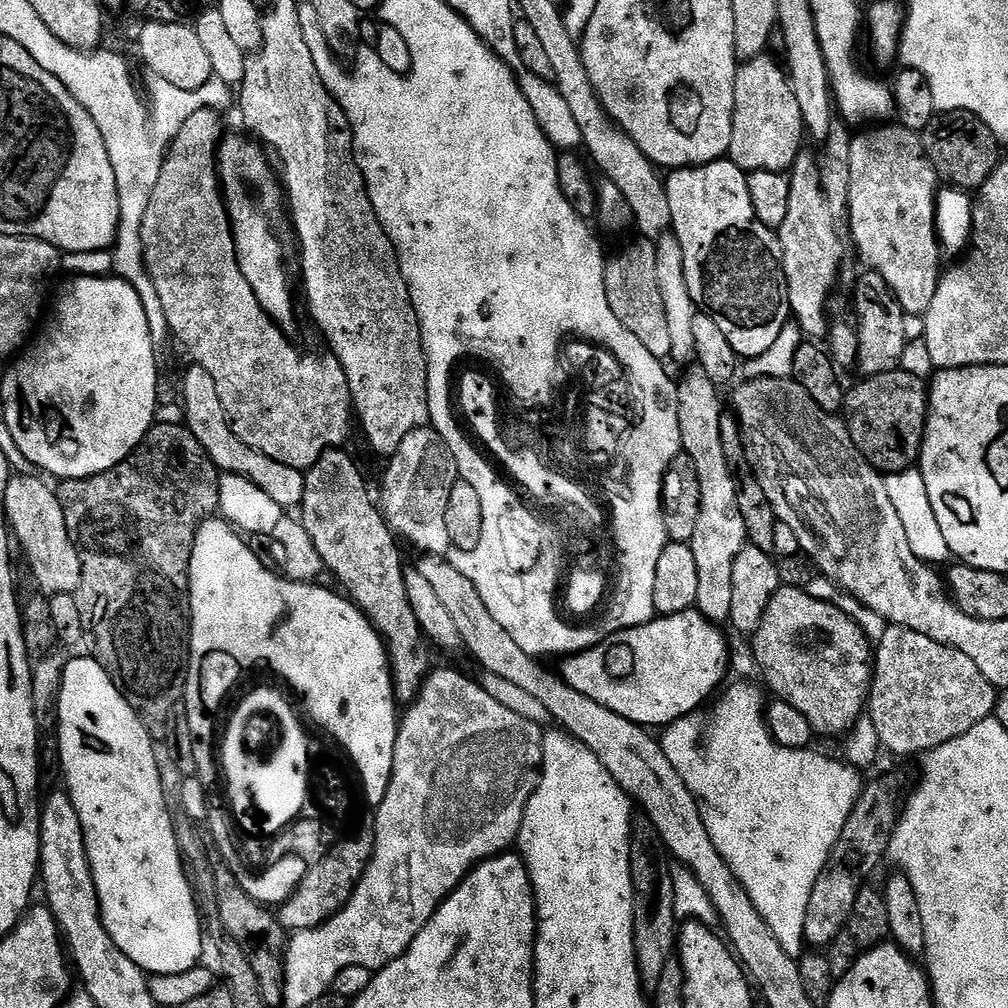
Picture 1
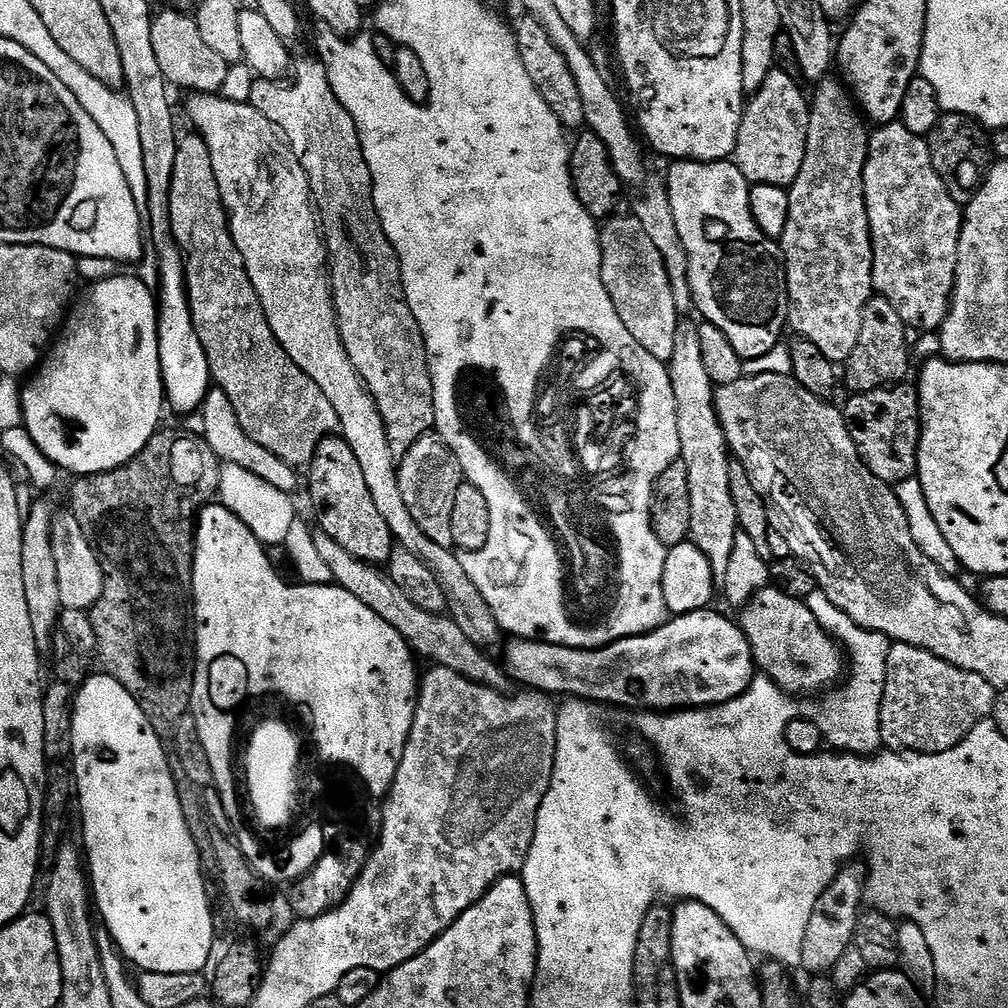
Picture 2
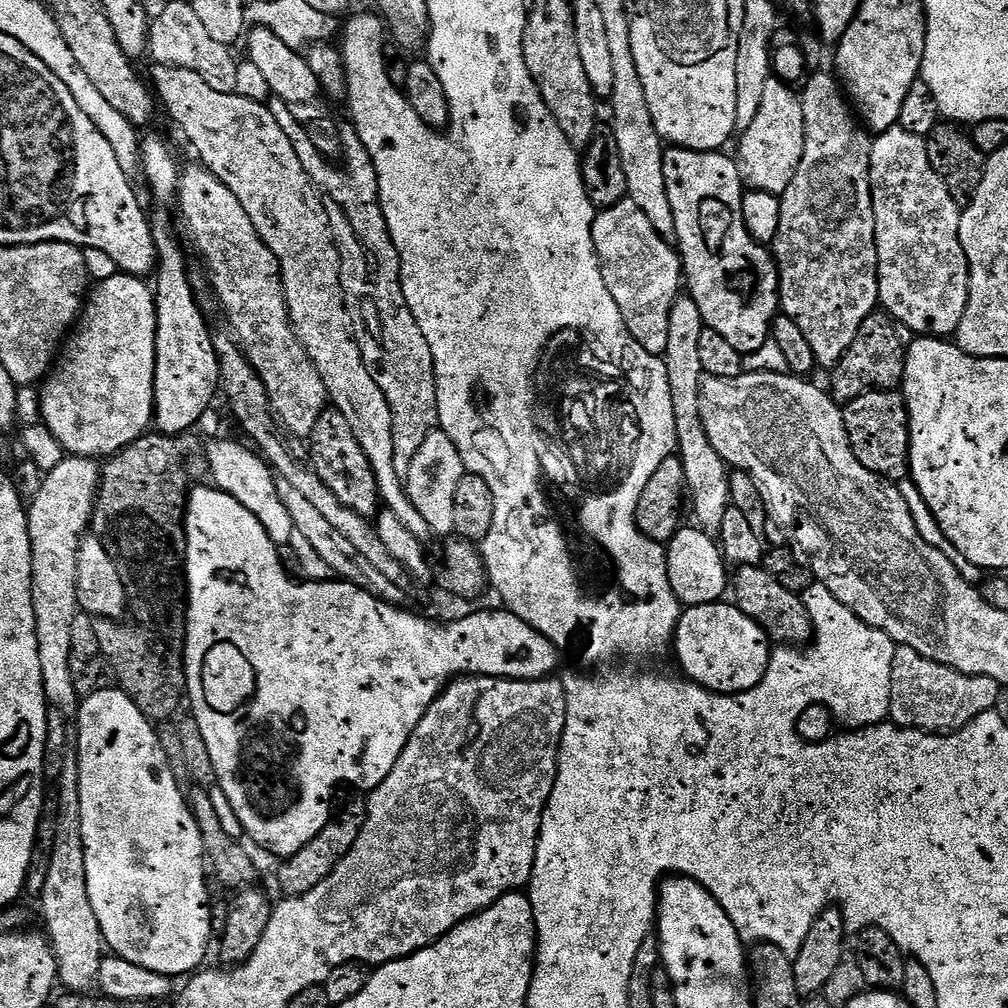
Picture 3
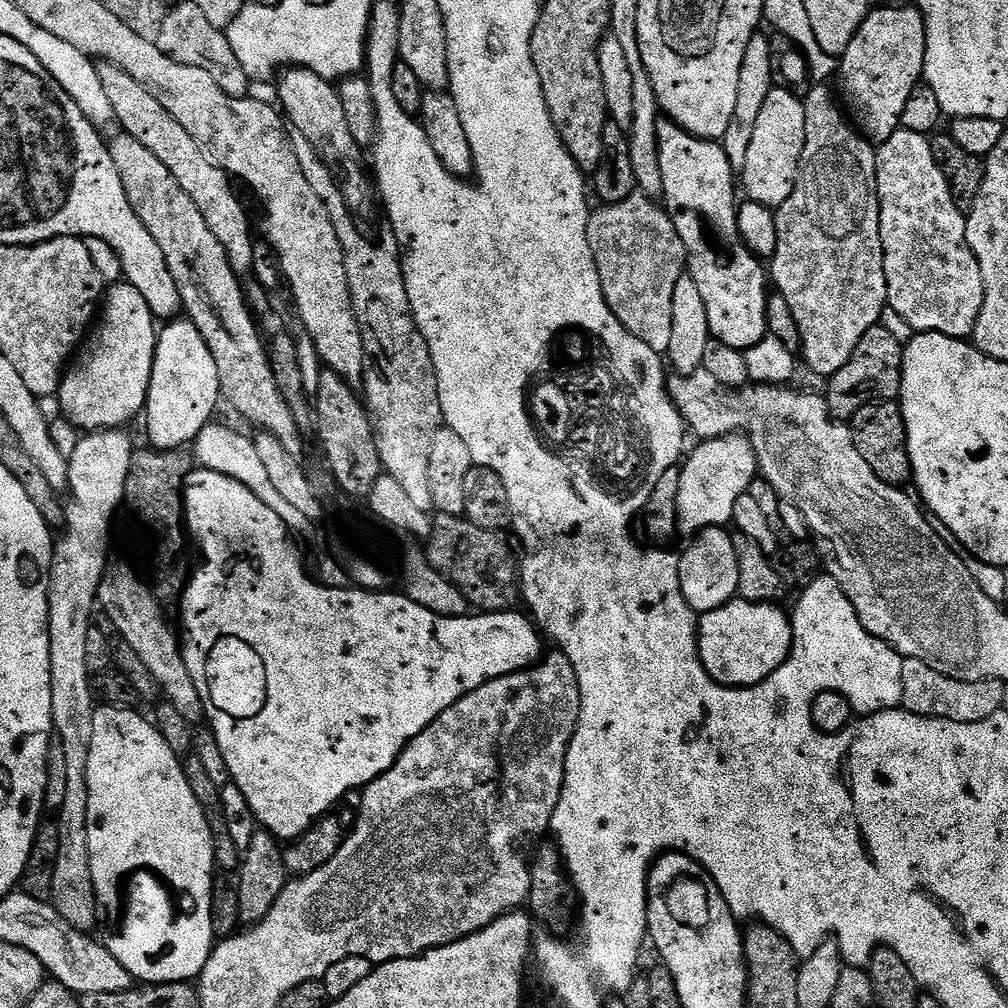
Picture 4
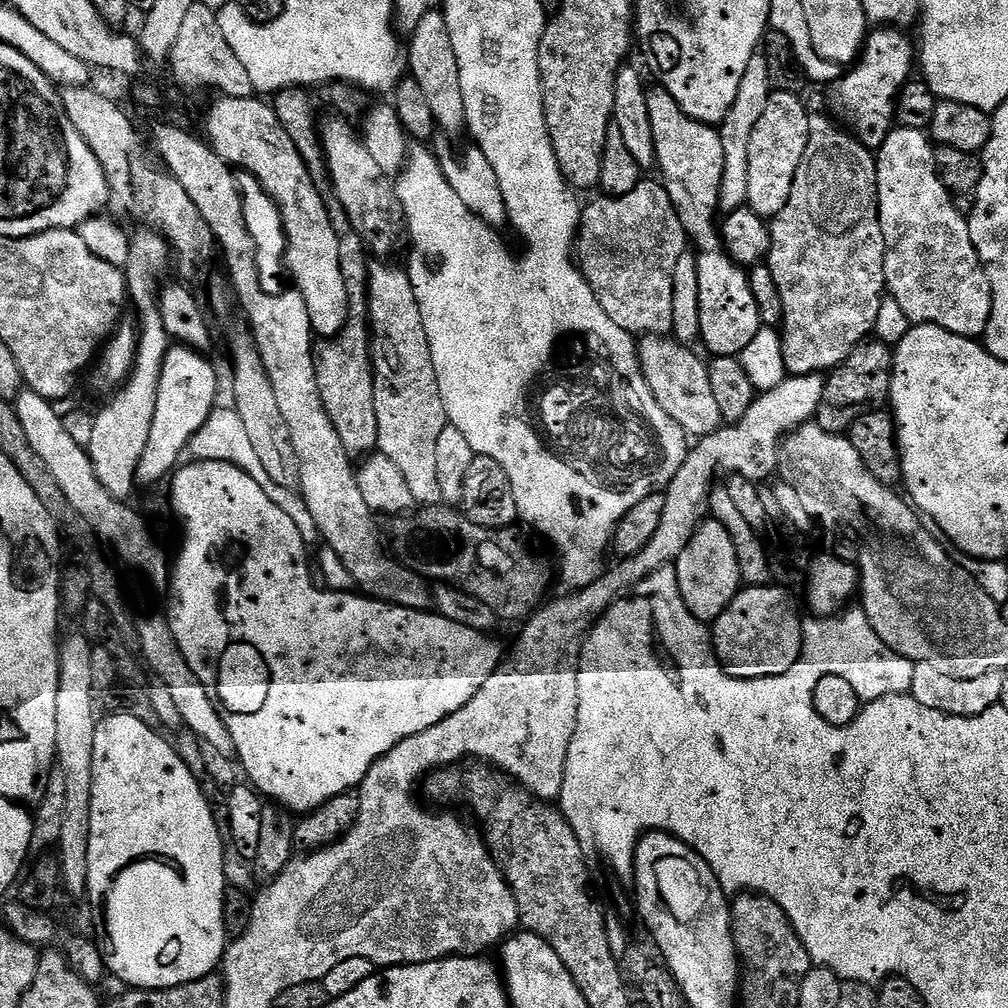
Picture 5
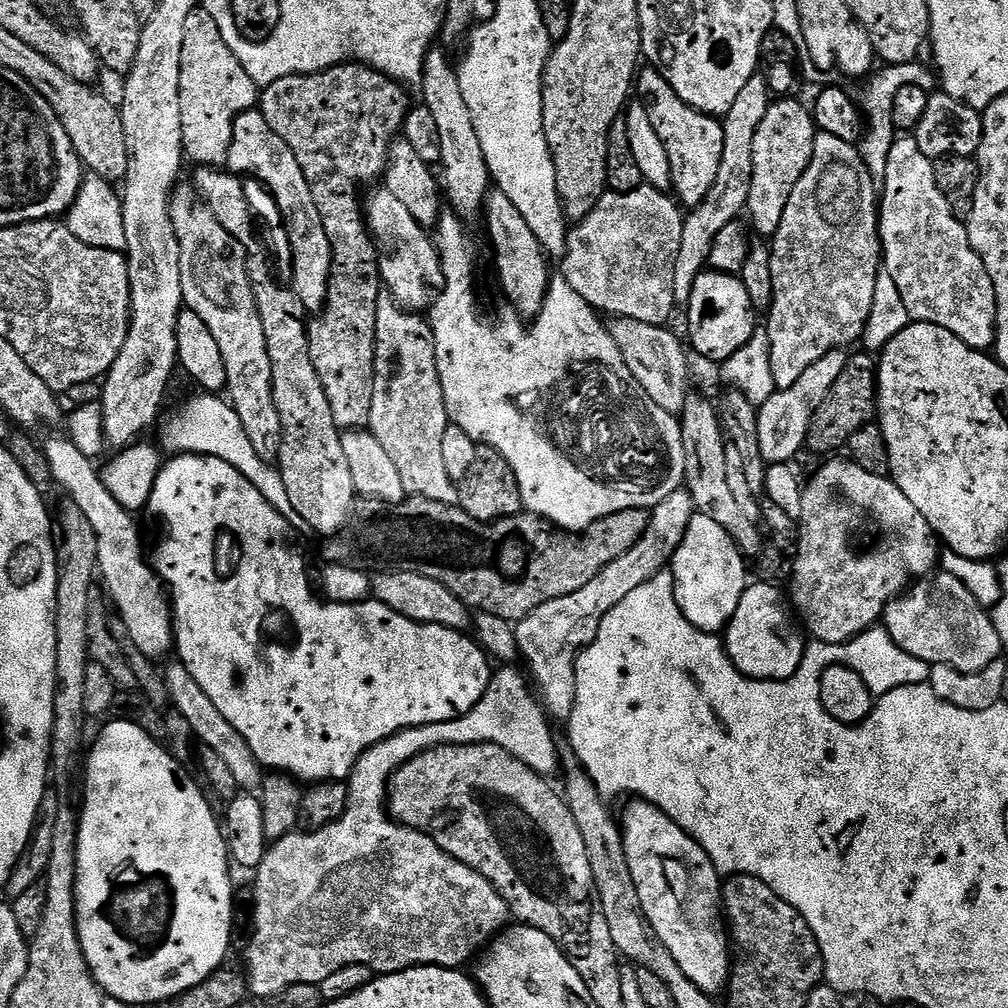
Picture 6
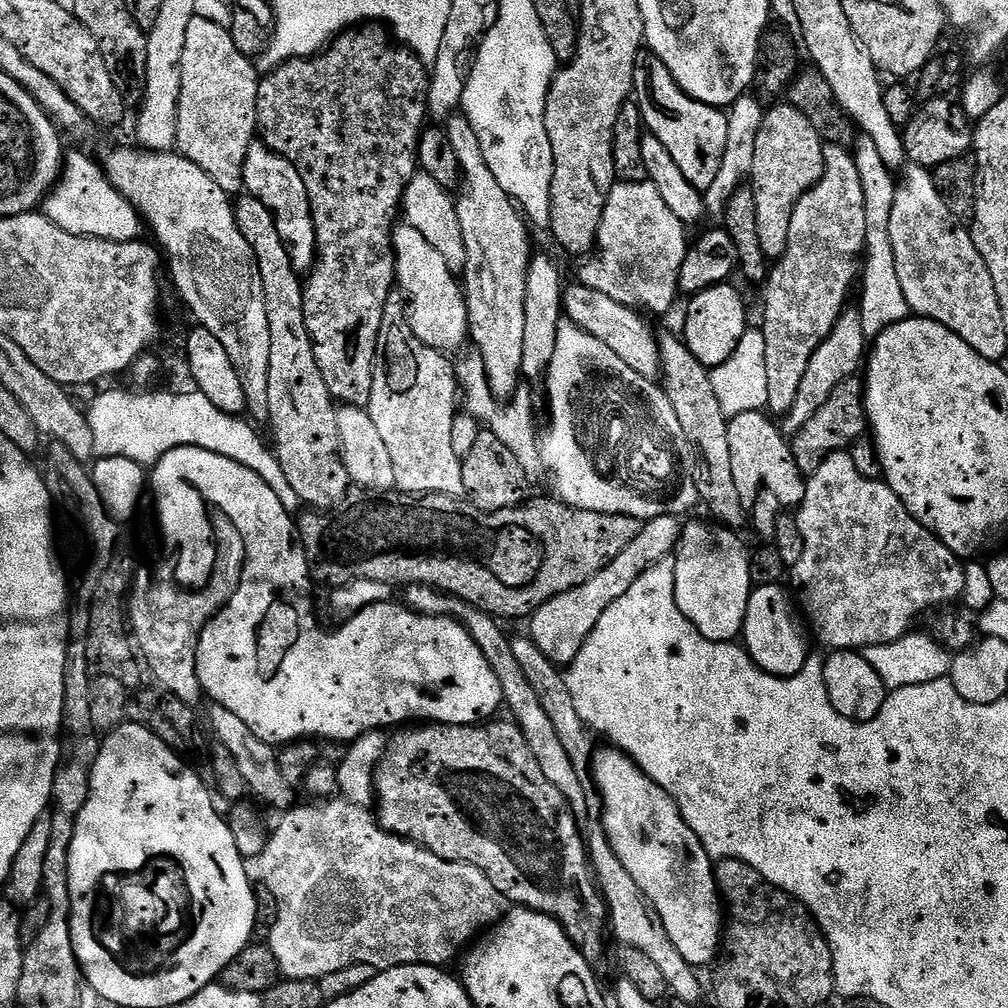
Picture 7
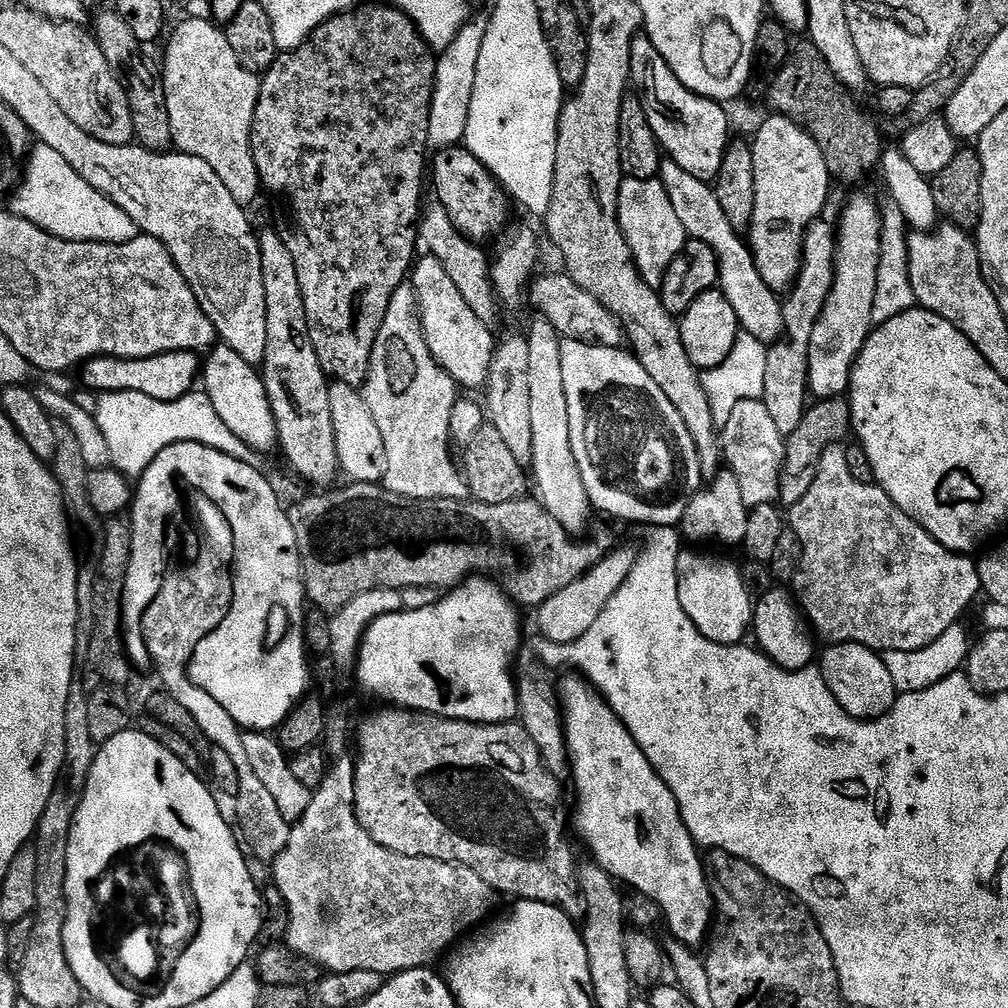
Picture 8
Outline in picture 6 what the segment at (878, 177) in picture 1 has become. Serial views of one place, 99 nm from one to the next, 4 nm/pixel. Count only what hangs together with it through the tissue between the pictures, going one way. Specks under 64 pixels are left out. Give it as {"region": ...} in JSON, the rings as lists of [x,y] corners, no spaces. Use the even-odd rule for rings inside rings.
{"region":[[[901,135],[890,149],[882,191],[878,196],[878,215],[880,217],[880,251],[882,268],[894,278],[903,305],[909,311],[909,318],[918,324],[937,324],[942,330],[950,330],[966,346],[988,350],[996,342],[996,295],[994,282],[986,274],[982,258],[970,246],[965,221],[950,210],[950,202],[942,198],[938,190],[936,166],[922,150],[918,150],[915,135]]]}

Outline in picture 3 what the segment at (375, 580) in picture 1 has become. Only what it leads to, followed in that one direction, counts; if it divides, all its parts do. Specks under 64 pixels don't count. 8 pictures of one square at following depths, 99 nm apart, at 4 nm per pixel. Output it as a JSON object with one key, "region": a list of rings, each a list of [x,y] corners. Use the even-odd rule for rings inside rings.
{"region":[[[325,410],[318,422],[314,422],[310,449],[313,470],[337,495],[338,502],[362,516],[375,517],[382,504],[378,482],[374,478],[374,470],[370,470],[370,462],[362,452],[362,446],[358,446],[358,438],[354,438],[354,430],[350,430],[350,422],[346,422],[340,412]]]}

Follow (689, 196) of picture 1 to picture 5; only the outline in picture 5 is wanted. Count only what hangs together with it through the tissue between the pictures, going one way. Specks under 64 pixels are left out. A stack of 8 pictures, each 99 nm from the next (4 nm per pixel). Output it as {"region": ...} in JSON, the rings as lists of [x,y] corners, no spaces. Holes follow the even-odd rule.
{"region":[[[653,86],[653,88],[647,89],[646,110],[650,112],[650,130],[654,134],[655,167],[660,168],[661,174],[664,175],[662,183],[666,194],[670,194],[670,202],[674,206],[674,210],[678,210],[678,222],[682,222],[684,233],[694,245],[697,255],[700,340],[712,351],[713,357],[739,357],[740,352],[746,350],[746,346],[750,346],[754,334],[758,334],[762,325],[758,314],[758,304],[754,302],[754,294],[750,290],[748,272],[728,257],[728,253],[724,251],[724,244],[720,241],[718,209],[720,207],[722,170],[724,169],[722,138],[713,125],[703,124],[685,114],[665,88]]]}

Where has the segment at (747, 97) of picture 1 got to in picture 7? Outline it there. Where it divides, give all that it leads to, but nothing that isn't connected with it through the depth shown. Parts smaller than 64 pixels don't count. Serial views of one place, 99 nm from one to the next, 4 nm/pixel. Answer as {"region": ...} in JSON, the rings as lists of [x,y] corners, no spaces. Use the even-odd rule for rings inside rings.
{"region":[[[776,102],[765,111],[762,130],[758,130],[758,142],[754,146],[750,185],[754,203],[758,205],[758,238],[762,238],[762,250],[769,261],[775,262],[783,255],[790,238],[794,206],[822,178],[825,147],[825,141],[802,110],[787,102]]]}

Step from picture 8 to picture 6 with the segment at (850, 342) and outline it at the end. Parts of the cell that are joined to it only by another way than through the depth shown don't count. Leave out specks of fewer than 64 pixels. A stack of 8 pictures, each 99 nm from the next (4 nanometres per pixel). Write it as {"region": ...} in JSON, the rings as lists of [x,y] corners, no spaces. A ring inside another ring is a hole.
{"region":[[[837,350],[826,354],[826,358],[818,358],[814,366],[810,366],[802,373],[802,378],[794,382],[794,386],[776,391],[765,404],[759,405],[758,418],[758,446],[759,459],[765,460],[765,465],[792,464],[795,456],[805,451],[808,443],[808,431],[814,414],[818,414],[818,406],[826,402],[826,394],[830,394],[830,386],[838,382],[838,374],[846,366],[848,356]]]}

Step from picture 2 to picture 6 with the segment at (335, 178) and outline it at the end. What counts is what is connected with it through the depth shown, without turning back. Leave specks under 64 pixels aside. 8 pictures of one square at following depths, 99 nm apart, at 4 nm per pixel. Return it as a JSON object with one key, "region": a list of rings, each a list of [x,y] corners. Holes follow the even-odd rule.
{"region":[[[380,295],[370,431],[378,442],[382,442],[394,466],[398,466],[398,474],[408,496],[421,496],[447,504],[459,501],[457,481],[448,477],[442,459],[442,434],[446,434],[449,423],[429,321],[423,315],[401,308],[394,297]]]}

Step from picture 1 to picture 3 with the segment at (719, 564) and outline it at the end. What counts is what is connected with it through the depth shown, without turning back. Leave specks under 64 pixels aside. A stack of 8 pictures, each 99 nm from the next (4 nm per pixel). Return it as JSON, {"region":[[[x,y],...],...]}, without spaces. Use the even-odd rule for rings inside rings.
{"region":[[[688,294],[677,296],[670,310],[670,338],[666,342],[662,359],[670,382],[670,402],[674,402],[676,447],[682,466],[686,470],[690,504],[691,507],[693,504],[696,510],[695,523],[705,532],[716,534],[719,533],[722,520],[726,518],[726,510],[730,506],[728,494],[730,468],[720,457],[718,450],[714,450],[714,446],[710,444],[710,438],[706,436],[706,426],[702,424],[700,384],[706,373],[702,370],[699,341],[705,326],[702,310],[698,310],[698,302],[694,302]]]}

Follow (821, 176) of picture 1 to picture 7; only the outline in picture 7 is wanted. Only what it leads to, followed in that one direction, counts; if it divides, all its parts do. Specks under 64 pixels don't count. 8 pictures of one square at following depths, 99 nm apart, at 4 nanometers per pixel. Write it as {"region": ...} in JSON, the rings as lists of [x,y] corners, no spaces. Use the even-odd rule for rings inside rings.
{"region":[[[828,144],[824,150],[824,173],[822,178],[794,206],[794,214],[790,218],[790,238],[786,244],[786,250],[779,260],[771,265],[767,281],[762,288],[762,291],[764,291],[764,324],[762,323],[762,331],[766,338],[767,411],[773,417],[783,418],[788,415],[788,411],[794,406],[794,400],[798,398],[798,386],[802,386],[802,374],[806,374],[806,366],[810,366],[810,358],[814,358],[814,350],[818,350],[818,346],[822,346],[822,342],[828,337],[830,330],[834,330],[840,315],[849,307],[848,295],[851,294],[852,287],[855,289],[861,279],[866,242],[865,199],[862,194],[862,183],[858,176],[858,166],[855,165],[854,155],[847,147]]]}

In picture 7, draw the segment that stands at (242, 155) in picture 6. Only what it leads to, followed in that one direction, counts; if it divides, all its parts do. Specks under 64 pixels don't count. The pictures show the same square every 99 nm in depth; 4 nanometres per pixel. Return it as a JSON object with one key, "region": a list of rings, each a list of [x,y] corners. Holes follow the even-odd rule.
{"region":[[[254,142],[246,154],[244,186],[247,195],[258,198],[262,206],[272,211],[278,234],[282,234],[282,242],[288,246],[294,270],[301,274],[311,272],[316,262],[316,235],[310,198],[306,194],[306,182],[302,182],[302,174],[298,174],[298,170],[290,161],[267,148],[263,142]]]}

